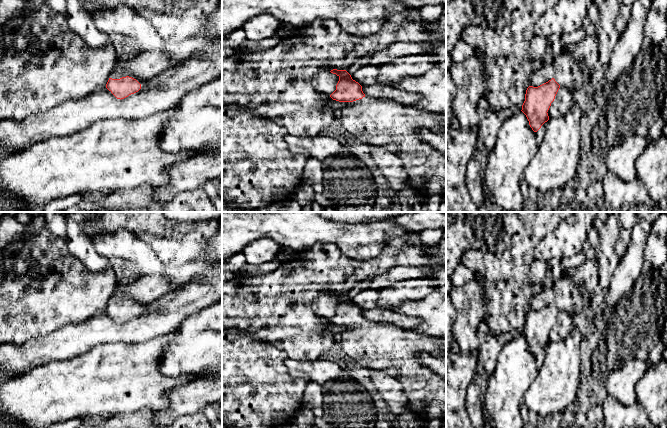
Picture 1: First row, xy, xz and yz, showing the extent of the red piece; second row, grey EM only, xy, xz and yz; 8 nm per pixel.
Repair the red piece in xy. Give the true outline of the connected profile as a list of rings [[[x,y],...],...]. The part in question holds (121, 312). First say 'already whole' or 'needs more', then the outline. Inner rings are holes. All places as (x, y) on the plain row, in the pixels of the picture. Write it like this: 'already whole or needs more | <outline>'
needs more | [[[126,297],[121,299],[111,298],[106,312],[117,322],[124,323],[131,318],[138,316],[145,306],[139,306]]]

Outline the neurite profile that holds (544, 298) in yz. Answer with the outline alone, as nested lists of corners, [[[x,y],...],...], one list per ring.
[[[545,288],[543,291],[533,296],[530,301],[530,309],[533,311],[538,311],[551,304],[554,299],[555,292],[553,288]]]

